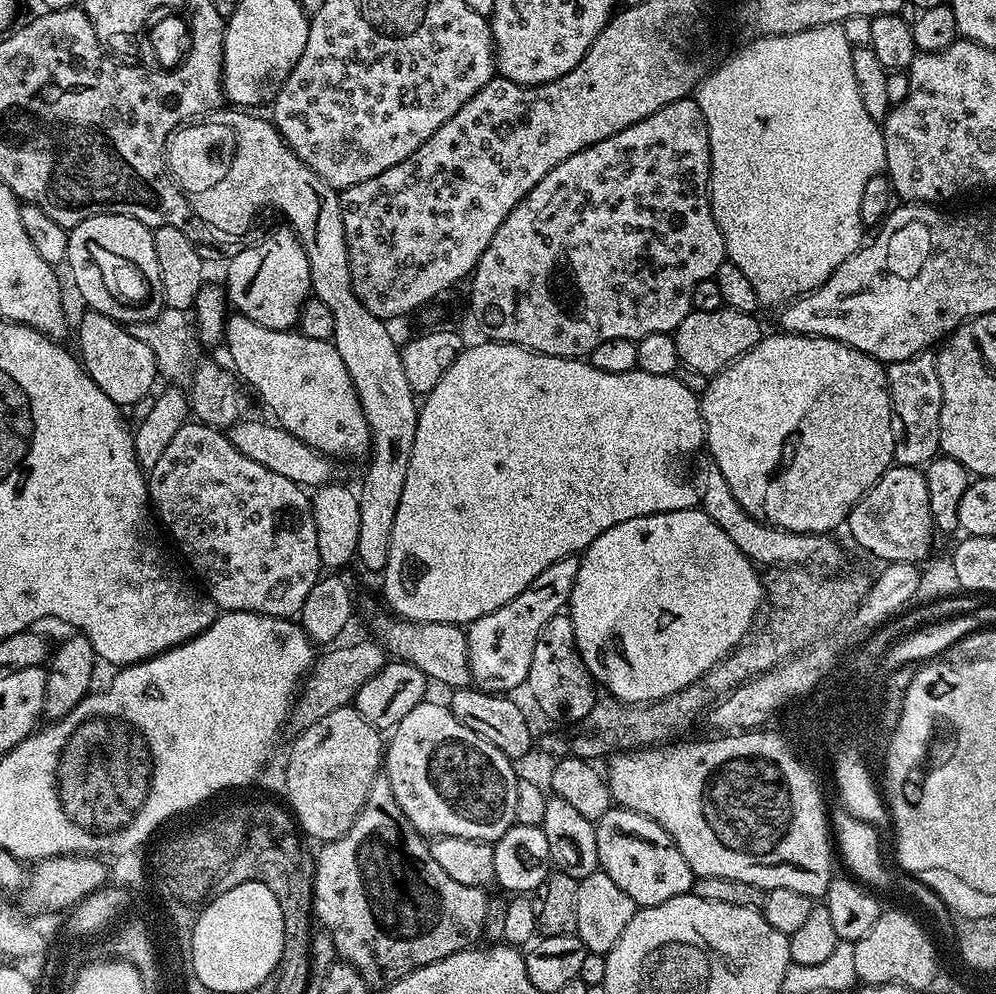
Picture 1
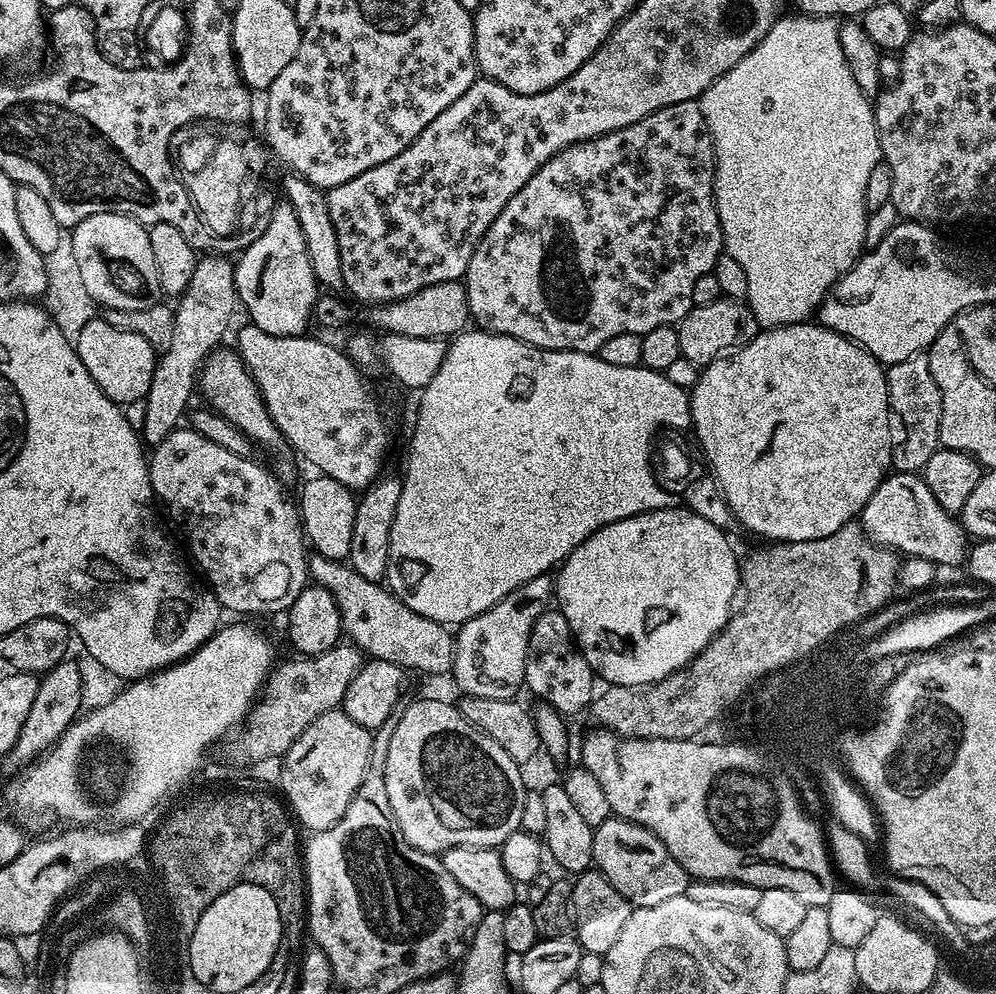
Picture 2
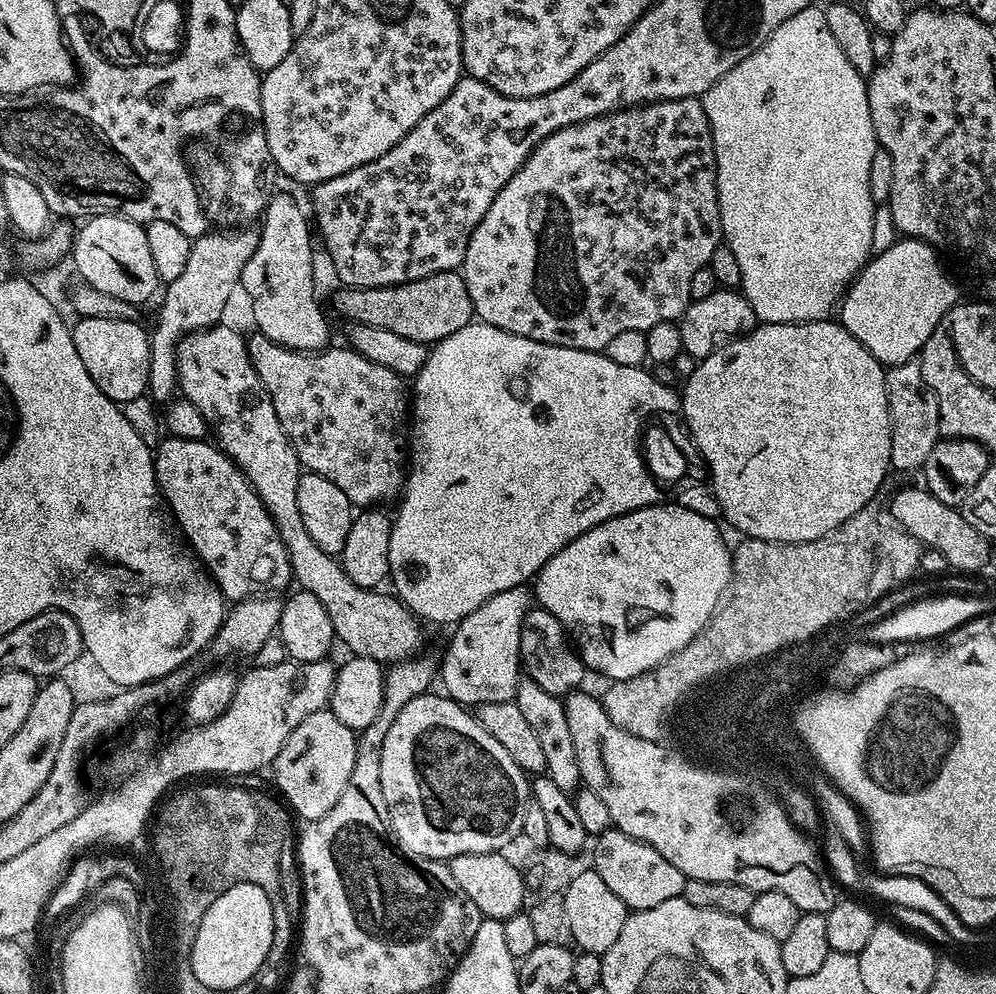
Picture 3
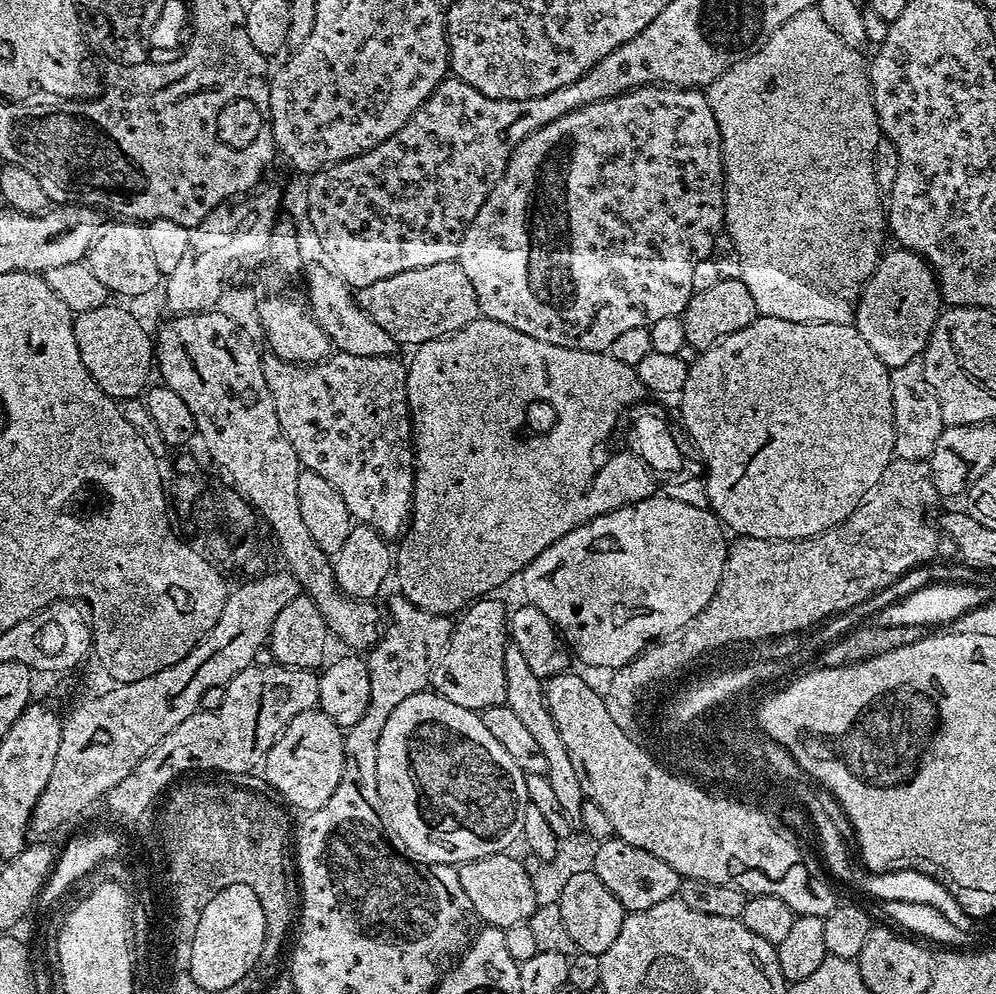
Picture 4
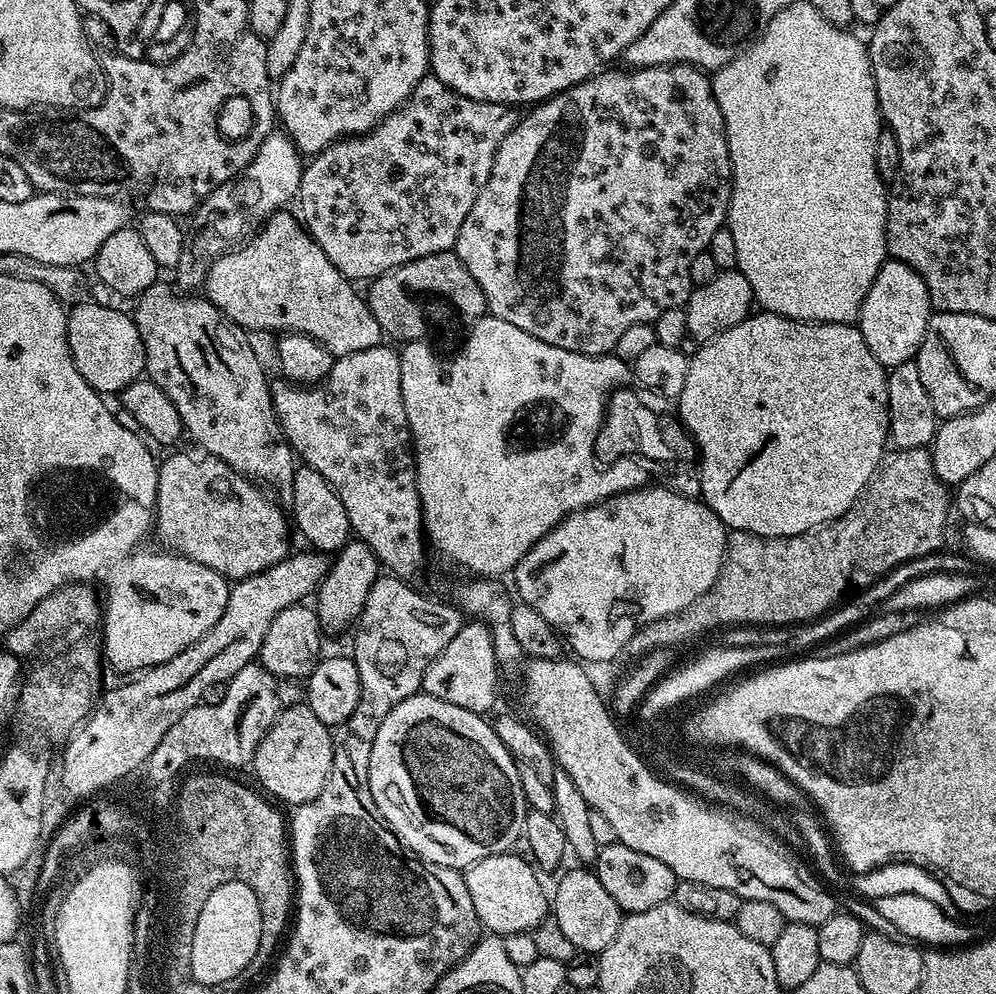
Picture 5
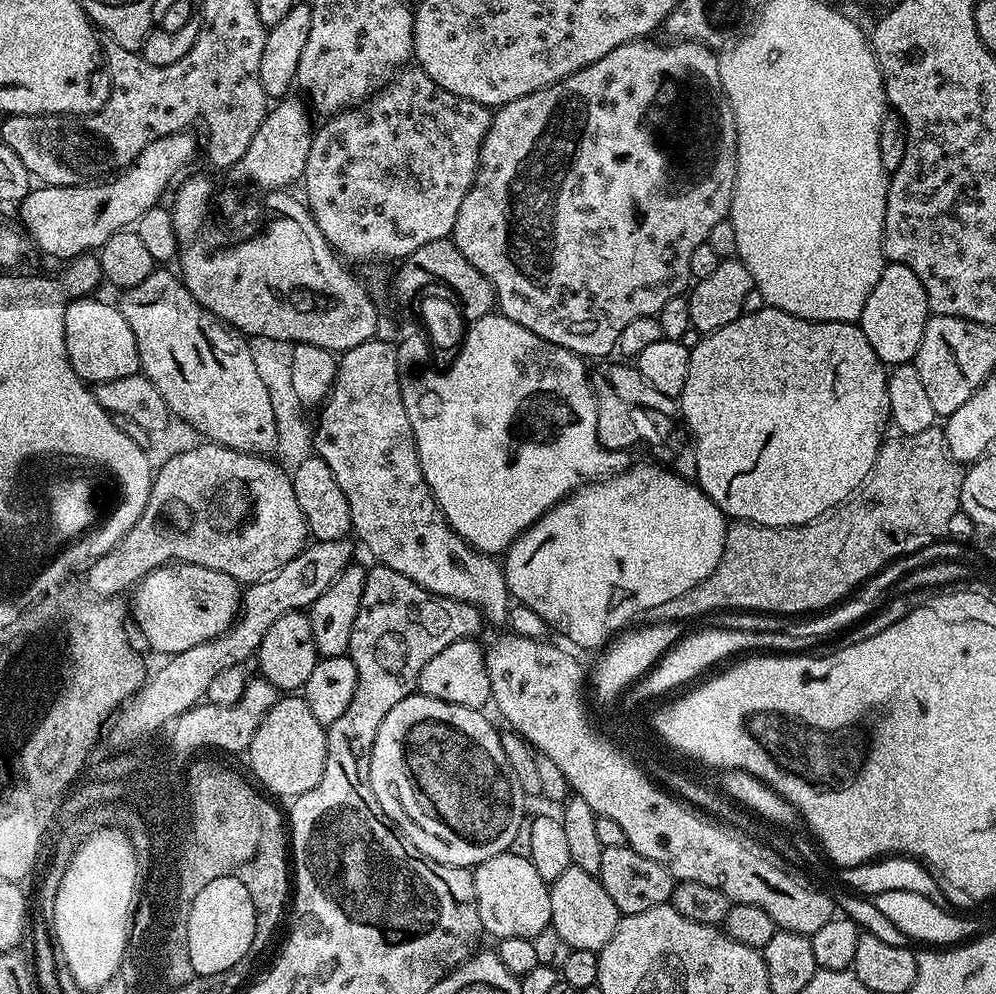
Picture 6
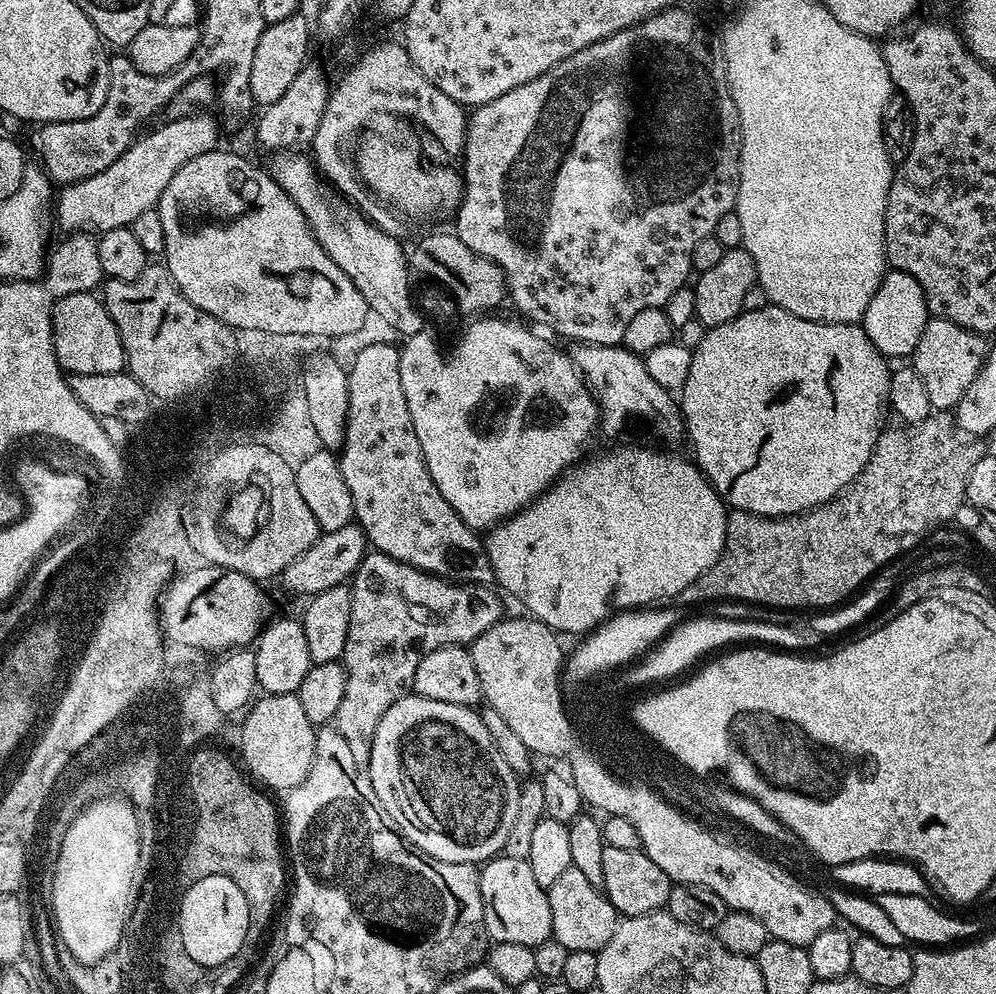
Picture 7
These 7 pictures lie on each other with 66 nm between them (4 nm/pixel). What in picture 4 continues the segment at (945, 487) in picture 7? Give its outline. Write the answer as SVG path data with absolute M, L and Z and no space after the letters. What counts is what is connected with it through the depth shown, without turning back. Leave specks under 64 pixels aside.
M893 458L886 470L882 470L882 478L878 478L878 482L874 482L874 486L866 490L866 498L858 502L854 514L822 534L805 540L767 540L736 536L734 542L728 544L728 557L724 563L720 585L708 605L676 635L667 637L663 642L653 643L629 664L624 664L611 673L612 681L609 682L608 689L603 689L602 692L606 710L610 710L610 718L614 718L618 726L627 729L636 716L636 703L639 702L640 695L659 676L668 676L671 672L678 671L683 664L698 659L711 648L724 648L727 644L748 644L751 640L765 642L777 636L815 629L821 622L868 601L875 592L889 587L912 568L929 563L937 555L937 529L932 529L924 521L924 515L935 506L936 500L938 501L938 493L925 461Z

